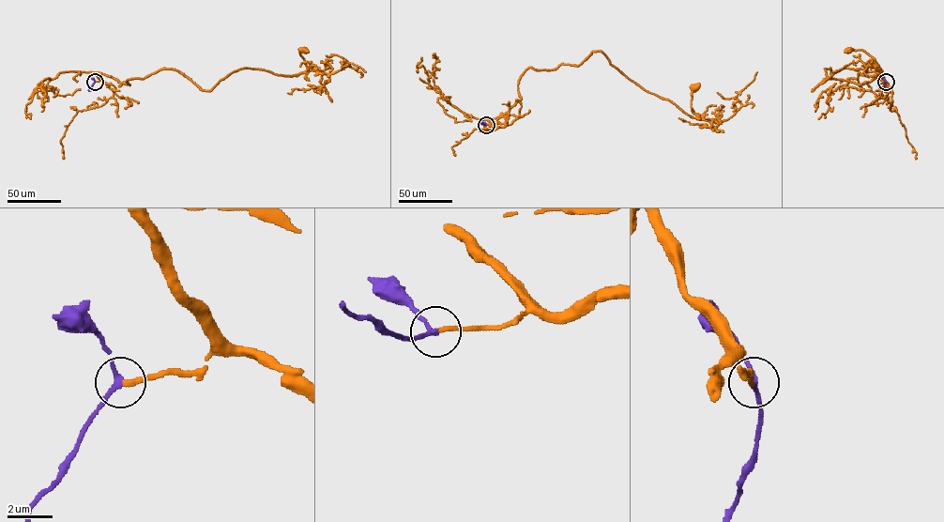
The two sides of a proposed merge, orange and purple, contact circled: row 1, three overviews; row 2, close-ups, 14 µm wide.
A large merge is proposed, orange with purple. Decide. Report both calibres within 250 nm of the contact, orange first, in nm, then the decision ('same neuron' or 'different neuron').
240 nm thick on the orange side, 200 nm on the other; same neuron

